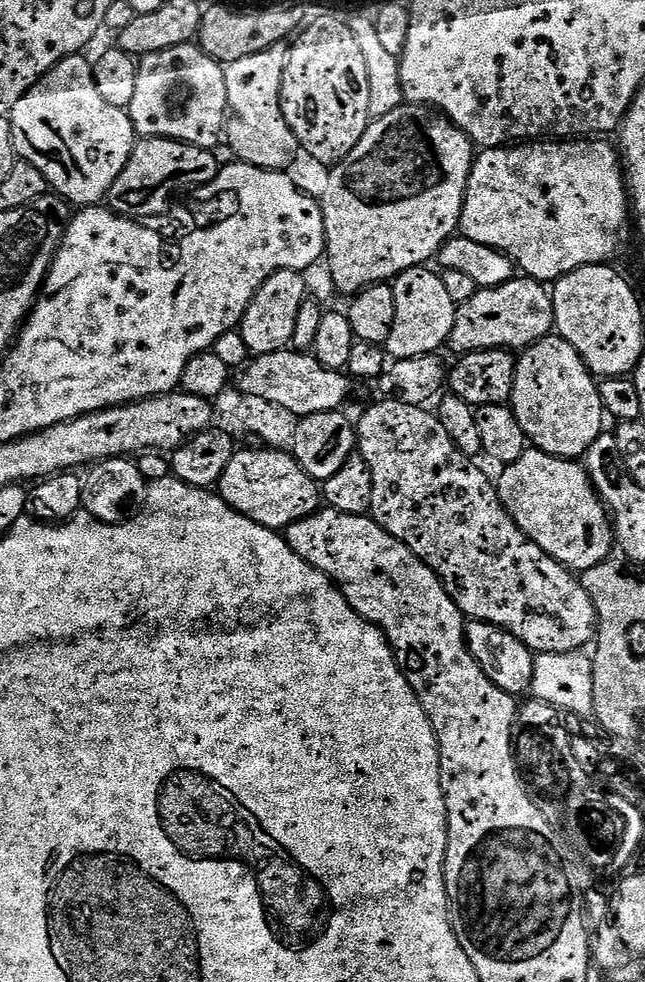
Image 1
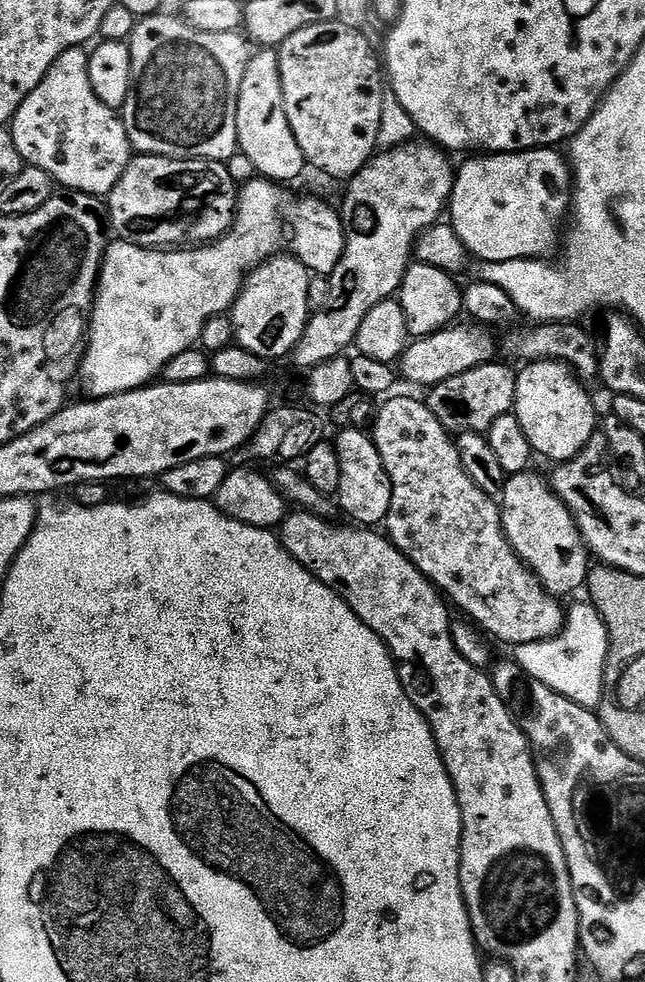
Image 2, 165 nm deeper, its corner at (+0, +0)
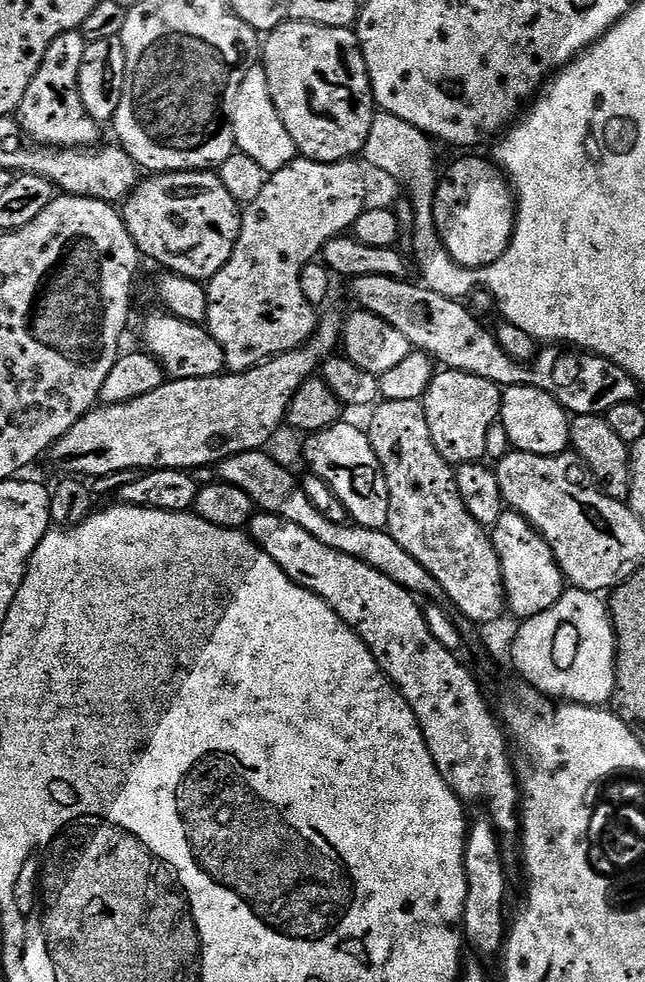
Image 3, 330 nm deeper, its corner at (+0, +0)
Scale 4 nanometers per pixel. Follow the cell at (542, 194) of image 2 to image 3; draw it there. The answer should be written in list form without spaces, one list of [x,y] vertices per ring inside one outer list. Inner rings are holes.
[[[468,154],[465,160],[456,160],[448,169],[443,169],[433,202],[434,222],[438,234],[445,244],[450,258],[462,268],[489,268],[502,254],[506,254],[508,243],[512,241],[512,231],[516,228],[516,198],[507,176],[491,159],[483,160],[480,154]]]

